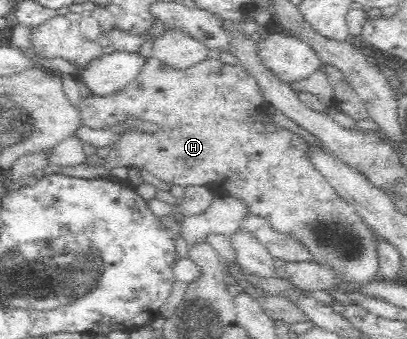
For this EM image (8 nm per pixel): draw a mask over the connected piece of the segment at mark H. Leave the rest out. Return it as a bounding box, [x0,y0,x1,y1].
[65,55,379,283]

